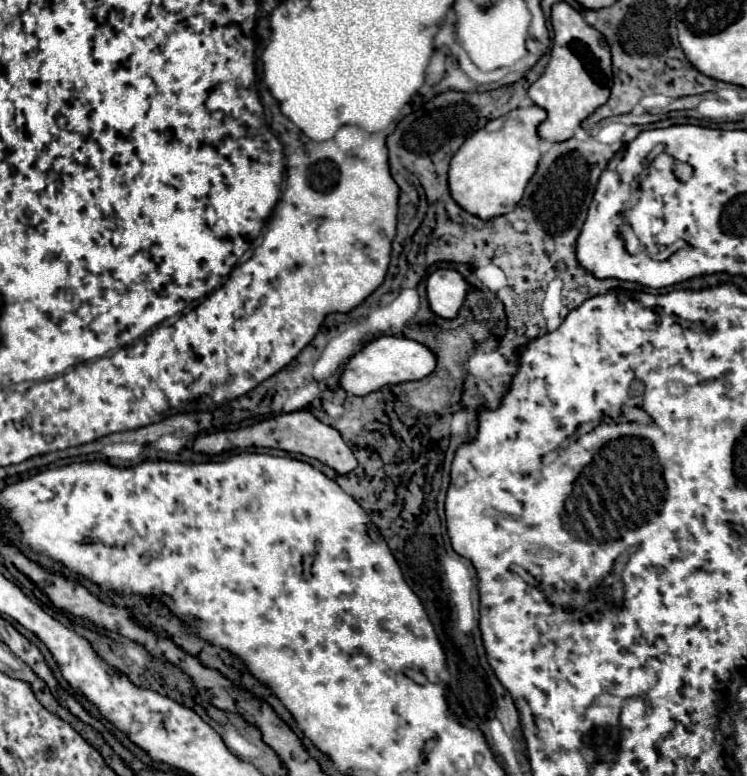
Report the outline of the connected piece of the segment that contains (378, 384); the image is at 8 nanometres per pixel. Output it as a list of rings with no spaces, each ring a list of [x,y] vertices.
[[[381,335],[373,341],[369,341],[359,353],[355,353],[343,373],[341,373],[341,387],[349,395],[369,395],[385,385],[397,385],[405,381],[417,381],[433,373],[435,369],[435,355],[429,347],[425,347],[419,341],[407,339],[407,337],[393,337],[393,335]]]

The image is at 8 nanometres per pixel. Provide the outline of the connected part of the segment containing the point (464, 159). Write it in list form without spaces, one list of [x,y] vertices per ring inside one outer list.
[[[537,105],[513,109],[507,115],[493,119],[487,127],[469,137],[453,155],[449,167],[449,189],[453,199],[479,219],[493,219],[511,213],[539,165],[539,133],[537,127],[547,119],[547,111]]]

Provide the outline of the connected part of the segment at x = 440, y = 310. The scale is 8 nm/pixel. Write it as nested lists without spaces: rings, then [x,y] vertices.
[[[437,269],[427,279],[427,299],[431,309],[443,319],[455,319],[465,295],[467,295],[467,281],[455,269]]]

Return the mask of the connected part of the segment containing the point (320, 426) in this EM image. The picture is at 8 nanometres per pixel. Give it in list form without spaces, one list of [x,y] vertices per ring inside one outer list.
[[[307,409],[305,411],[293,411],[293,413],[281,413],[281,415],[265,419],[257,425],[251,425],[251,427],[203,435],[203,437],[197,437],[193,443],[193,451],[203,453],[203,455],[223,455],[223,453],[229,453],[235,449],[249,449],[249,447],[283,449],[287,453],[299,453],[305,457],[313,457],[317,461],[321,461],[323,465],[331,467],[339,475],[347,475],[349,471],[353,471],[357,467],[357,461],[355,461],[351,449],[341,439],[339,431],[335,431],[333,427],[315,419]]]

